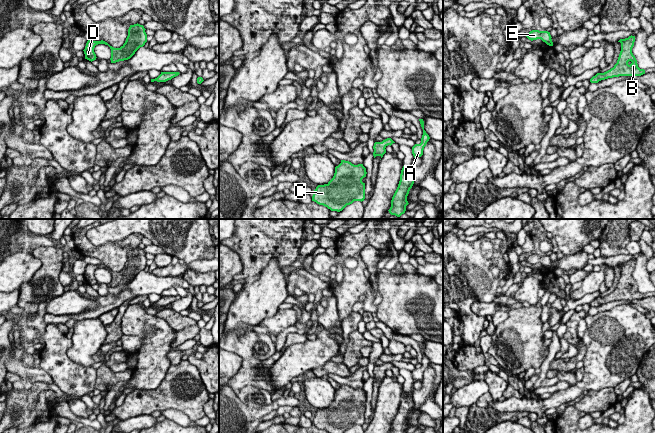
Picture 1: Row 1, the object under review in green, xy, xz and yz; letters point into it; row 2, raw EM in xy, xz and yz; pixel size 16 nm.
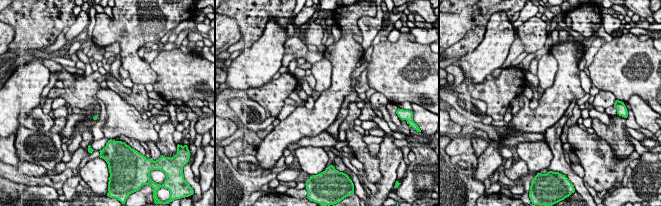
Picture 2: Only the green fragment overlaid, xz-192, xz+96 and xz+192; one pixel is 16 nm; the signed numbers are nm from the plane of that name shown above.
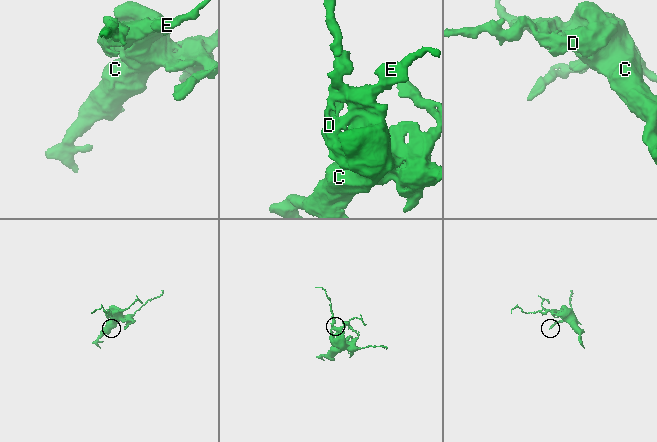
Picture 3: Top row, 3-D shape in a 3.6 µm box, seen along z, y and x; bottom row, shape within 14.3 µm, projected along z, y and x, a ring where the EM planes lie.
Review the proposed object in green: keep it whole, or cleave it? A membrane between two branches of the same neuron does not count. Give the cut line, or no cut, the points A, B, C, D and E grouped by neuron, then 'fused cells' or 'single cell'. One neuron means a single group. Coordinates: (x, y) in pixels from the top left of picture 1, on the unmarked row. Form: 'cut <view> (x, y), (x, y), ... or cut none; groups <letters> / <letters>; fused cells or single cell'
cut none; groups A B C D E; single cell

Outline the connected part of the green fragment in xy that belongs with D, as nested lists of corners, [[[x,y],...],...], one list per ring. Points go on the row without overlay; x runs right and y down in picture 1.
[[[138,247],[130,249],[126,265],[120,272],[114,272],[103,264],[101,265],[88,264],[85,273],[83,274],[85,278],[85,283],[91,286],[96,284],[97,281],[94,276],[95,270],[98,268],[105,268],[108,269],[111,273],[111,282],[110,282],[111,287],[128,284],[135,278],[135,276],[140,271],[143,271],[147,266],[147,258],[145,254],[146,253],[144,252],[144,250]]]

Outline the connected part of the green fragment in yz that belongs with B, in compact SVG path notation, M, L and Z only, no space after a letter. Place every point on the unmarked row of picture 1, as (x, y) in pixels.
M629 260L625 263L620 263L621 275L617 287L613 292L604 296L597 297L590 303L591 307L598 307L601 304L619 300L641 300L645 298L644 293L640 293L637 284L632 277L632 272L635 266L635 260Z

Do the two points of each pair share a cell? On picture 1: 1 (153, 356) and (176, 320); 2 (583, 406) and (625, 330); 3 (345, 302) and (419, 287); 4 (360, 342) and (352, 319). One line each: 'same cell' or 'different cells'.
1: different cells
2: different cells
3: different cells
4: different cells

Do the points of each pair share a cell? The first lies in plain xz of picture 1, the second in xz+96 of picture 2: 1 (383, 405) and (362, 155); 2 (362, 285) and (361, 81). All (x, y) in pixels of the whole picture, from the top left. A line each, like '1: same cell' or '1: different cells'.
1: different cells
2: different cells

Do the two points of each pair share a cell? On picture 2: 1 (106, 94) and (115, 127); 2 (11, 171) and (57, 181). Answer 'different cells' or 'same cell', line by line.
1: same cell
2: same cell

